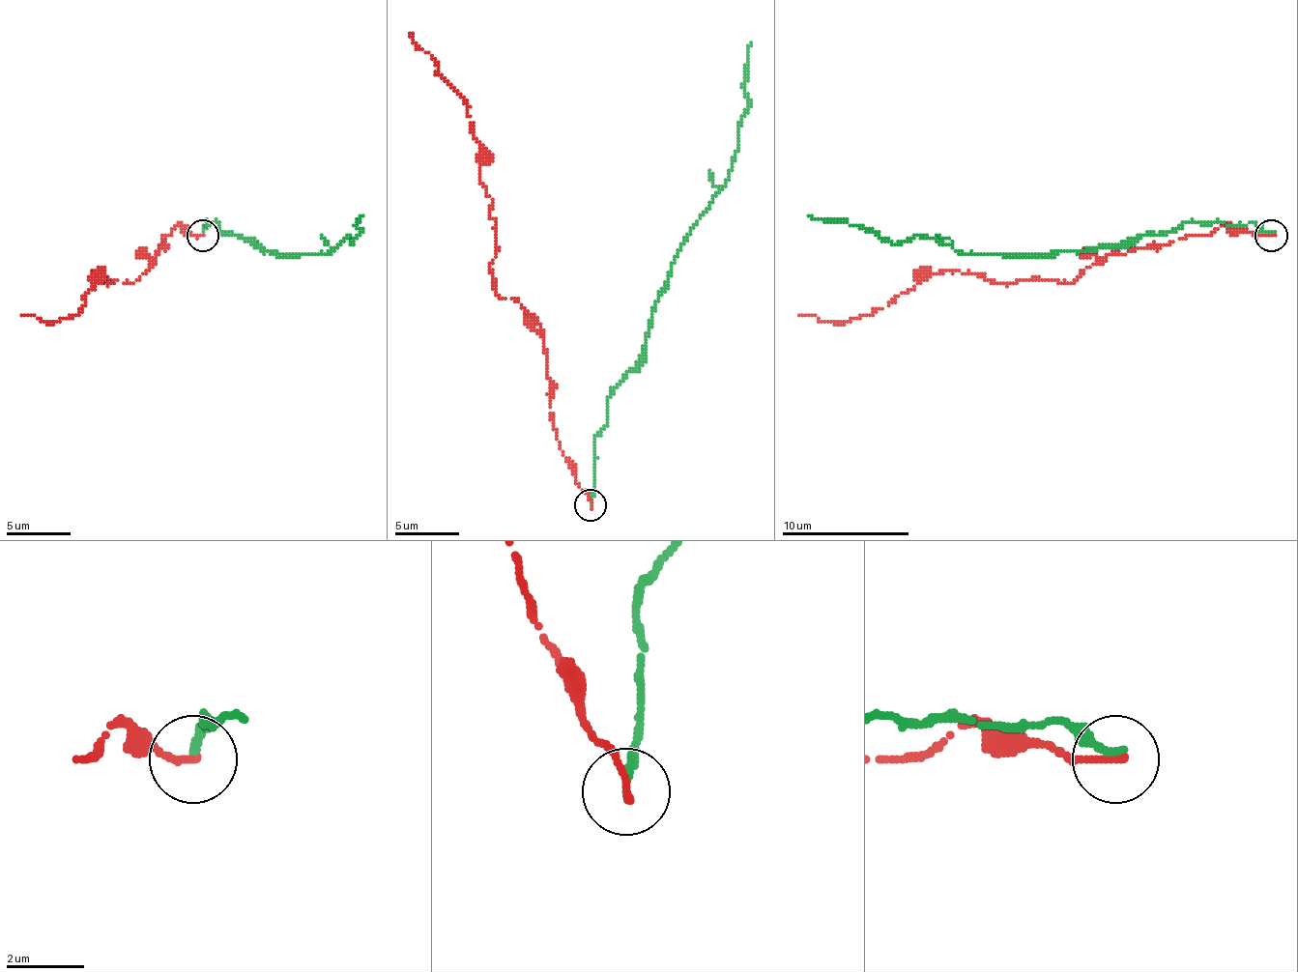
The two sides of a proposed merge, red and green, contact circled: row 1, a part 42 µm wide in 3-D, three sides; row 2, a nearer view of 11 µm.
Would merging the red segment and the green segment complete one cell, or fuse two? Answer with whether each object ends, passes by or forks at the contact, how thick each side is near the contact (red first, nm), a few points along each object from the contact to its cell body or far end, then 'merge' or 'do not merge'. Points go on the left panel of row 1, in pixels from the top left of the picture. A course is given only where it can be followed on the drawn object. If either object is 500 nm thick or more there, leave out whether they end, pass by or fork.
red ends; green ends; calibres 180 and 260 nm; course red (203, 235), (174, 225), (133, 283), (100, 279), (107, 283), (92, 271), (95, 286), (75, 315), (21, 315); course green (203, 235), (207, 222), (219, 222), (222, 235), (261, 251), (328, 254), (347, 235), (350, 244), (363, 215); do not merge

